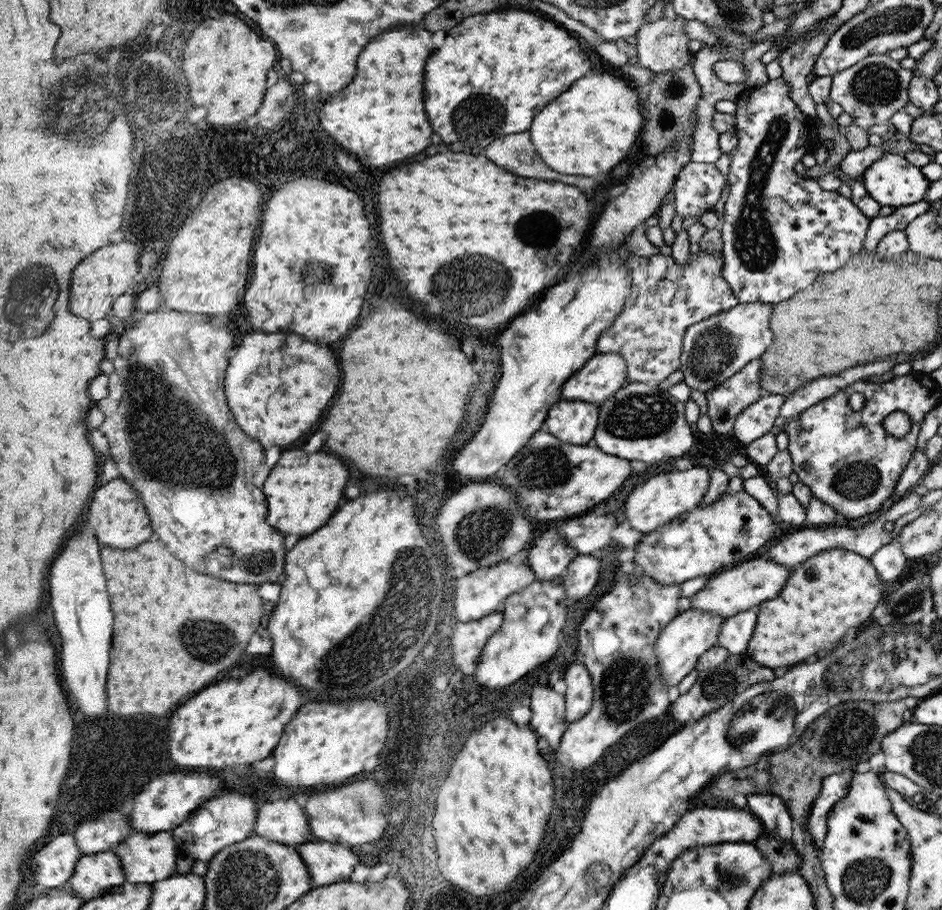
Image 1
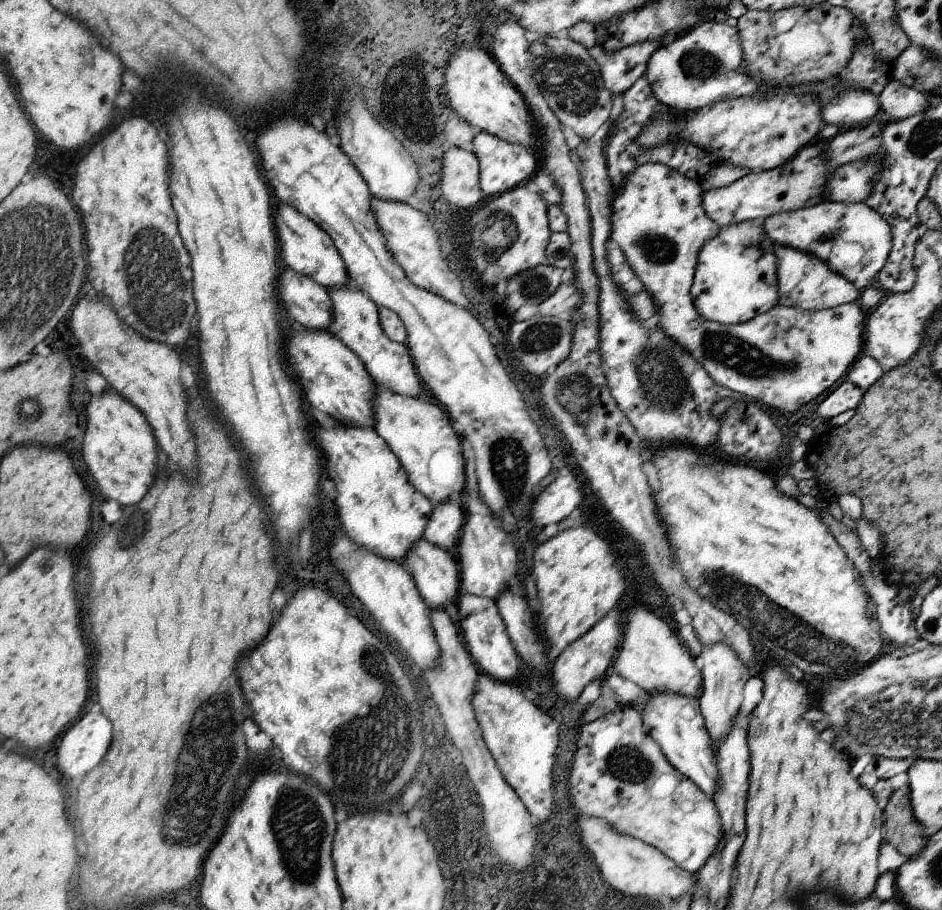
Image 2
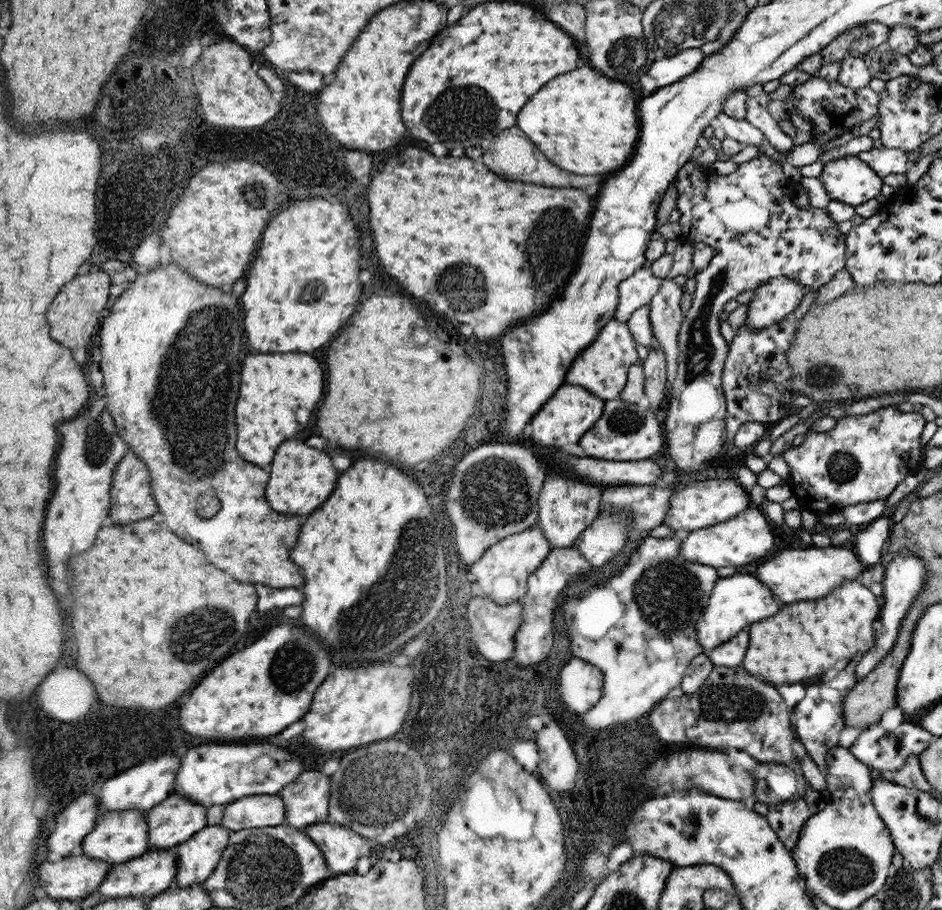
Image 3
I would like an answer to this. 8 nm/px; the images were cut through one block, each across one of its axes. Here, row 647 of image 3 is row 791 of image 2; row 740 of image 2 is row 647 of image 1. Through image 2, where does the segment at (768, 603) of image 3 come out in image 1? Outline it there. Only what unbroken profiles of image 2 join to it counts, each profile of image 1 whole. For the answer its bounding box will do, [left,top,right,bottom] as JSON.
[655,610,725,688]

